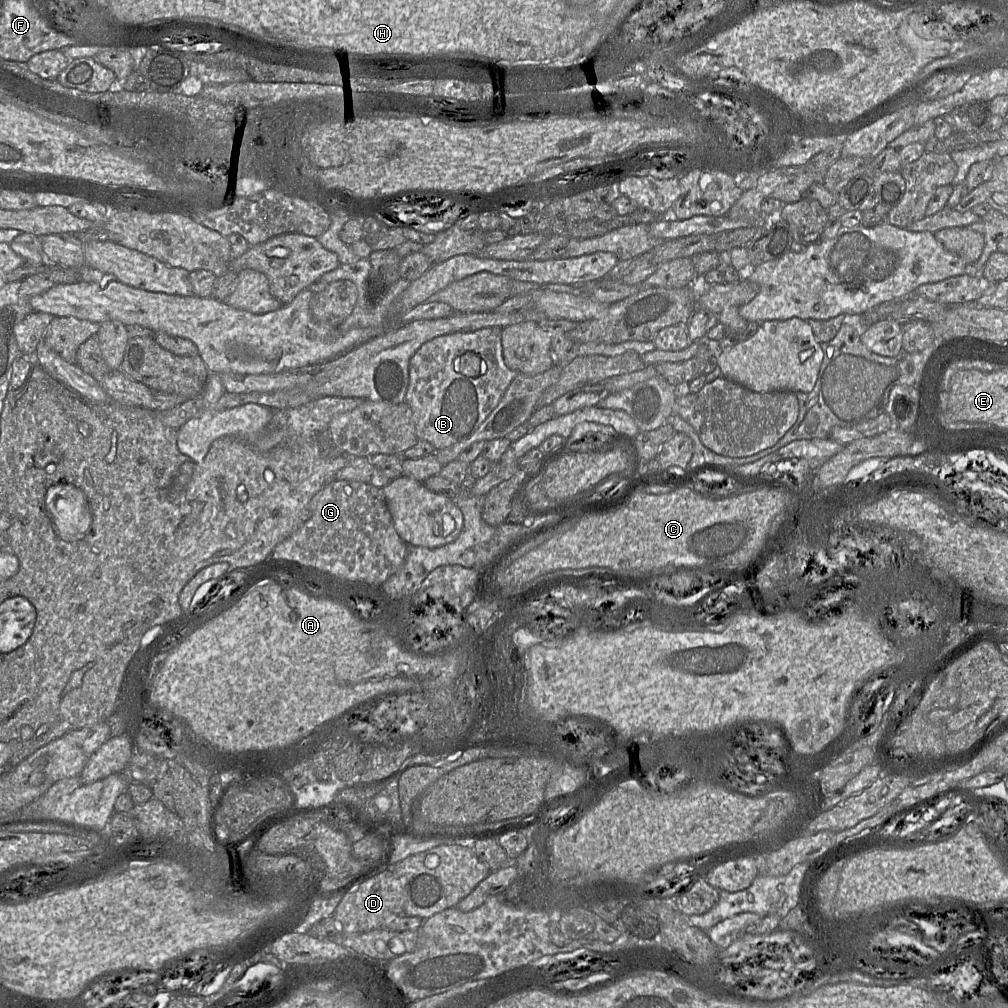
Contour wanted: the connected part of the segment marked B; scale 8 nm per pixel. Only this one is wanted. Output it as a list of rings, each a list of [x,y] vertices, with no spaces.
[[[497,326],[442,335],[423,344],[410,359],[409,385],[405,399],[413,414],[418,439],[430,442],[437,450],[467,439],[496,408],[518,374],[504,361],[502,328]]]

